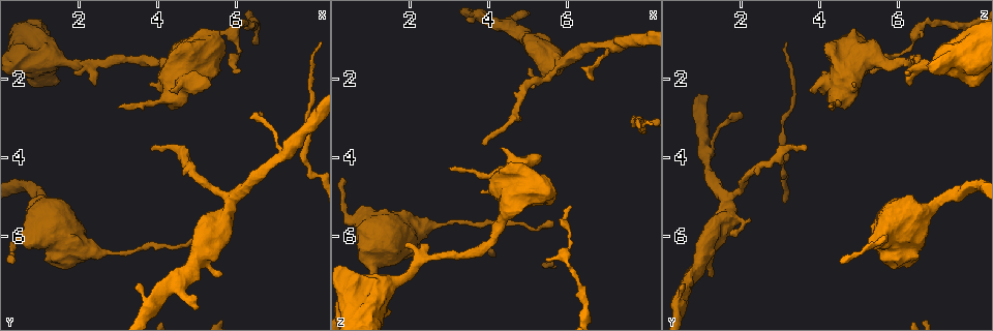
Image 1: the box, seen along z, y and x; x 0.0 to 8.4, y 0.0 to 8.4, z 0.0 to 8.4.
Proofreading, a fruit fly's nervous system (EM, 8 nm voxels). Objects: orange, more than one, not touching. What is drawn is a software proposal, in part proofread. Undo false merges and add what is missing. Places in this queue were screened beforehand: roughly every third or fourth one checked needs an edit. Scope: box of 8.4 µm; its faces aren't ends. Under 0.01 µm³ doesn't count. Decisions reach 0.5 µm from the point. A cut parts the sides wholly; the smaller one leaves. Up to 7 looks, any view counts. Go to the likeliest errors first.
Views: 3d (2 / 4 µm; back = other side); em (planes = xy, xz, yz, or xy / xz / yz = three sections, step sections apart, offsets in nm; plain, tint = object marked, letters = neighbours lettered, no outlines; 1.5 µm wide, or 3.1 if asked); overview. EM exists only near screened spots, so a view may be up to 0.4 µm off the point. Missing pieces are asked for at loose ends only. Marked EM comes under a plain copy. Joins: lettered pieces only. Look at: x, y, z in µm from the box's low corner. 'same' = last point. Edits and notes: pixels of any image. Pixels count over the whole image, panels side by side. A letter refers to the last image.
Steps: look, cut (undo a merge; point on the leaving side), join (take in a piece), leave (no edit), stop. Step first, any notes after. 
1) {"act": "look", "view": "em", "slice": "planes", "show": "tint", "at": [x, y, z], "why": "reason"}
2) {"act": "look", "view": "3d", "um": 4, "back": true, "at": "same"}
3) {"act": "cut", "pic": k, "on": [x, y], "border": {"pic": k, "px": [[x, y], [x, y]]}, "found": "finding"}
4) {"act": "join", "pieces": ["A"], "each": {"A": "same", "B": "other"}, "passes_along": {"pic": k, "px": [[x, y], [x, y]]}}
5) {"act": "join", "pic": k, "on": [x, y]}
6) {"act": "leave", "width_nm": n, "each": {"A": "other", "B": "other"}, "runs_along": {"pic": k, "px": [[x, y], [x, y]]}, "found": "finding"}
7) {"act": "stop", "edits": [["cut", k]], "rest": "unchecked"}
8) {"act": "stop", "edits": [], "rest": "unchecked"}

{"act": "look", "view": "3d", "um": 4, "at": [3.90, 3.80, 3.60], "why": "end of a long branch"}

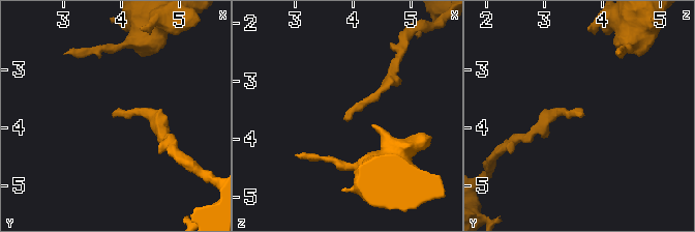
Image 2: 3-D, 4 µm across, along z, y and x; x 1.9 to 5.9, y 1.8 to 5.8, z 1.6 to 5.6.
{"act": "look", "view": "em", "slice": "xz", "step": 8, "show": "letters", "at": [3.90, 3.80, 3.65], "why": "need the tissue"}

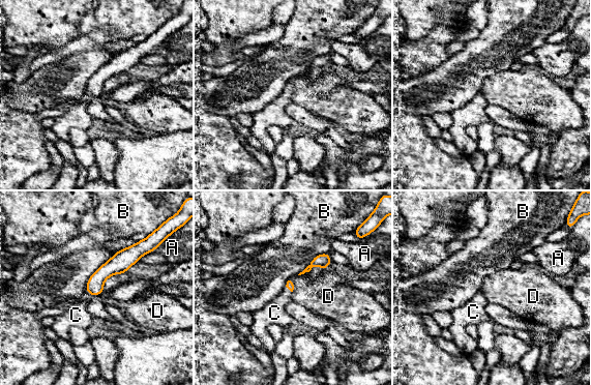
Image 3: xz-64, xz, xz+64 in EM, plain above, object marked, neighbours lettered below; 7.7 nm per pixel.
{"act": "look", "view": "em", "slice": "planes", "show": "letters", "at": "same", "why": "cut it another way"}

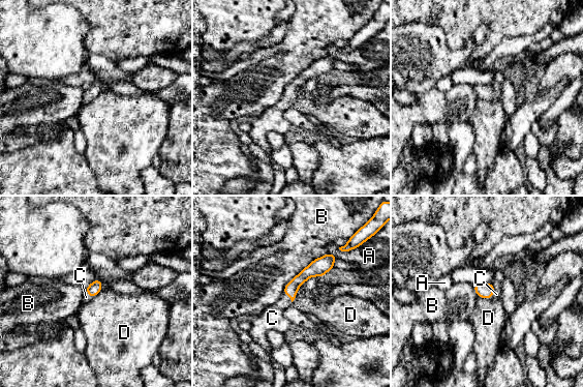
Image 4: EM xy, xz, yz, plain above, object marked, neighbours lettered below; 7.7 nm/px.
{"act": "join", "pieces": ["C"], "width_nm": 90, "each": {"A": "other", "B": "other", "C": "same", "D": "other"}, "found": "the cell continues"}

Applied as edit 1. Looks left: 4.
{"act": "look", "view": "em", "slice": "xz", "step": 8, "show": "tint", "at": [5.10, 6.50, 1.05], "why": "branch point"}

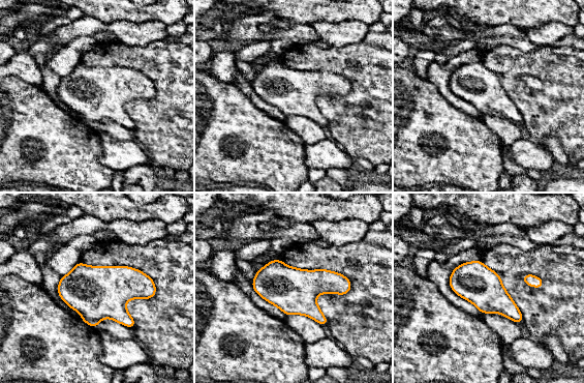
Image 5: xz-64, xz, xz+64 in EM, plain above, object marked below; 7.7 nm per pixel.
{"act": "look", "view": "em", "slice": "xz", "step": 8, "show": "letters", "at": "same"}

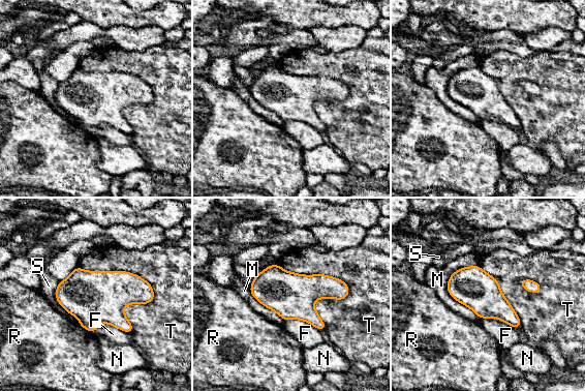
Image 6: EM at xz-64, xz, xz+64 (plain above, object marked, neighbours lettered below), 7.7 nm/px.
{"act": "leave", "longest_contact_nm": ["T", 650], "each": {"F": "other", "M": "other", "N": "other", "R": "other", "S": "other", "T": "other"}, "border": {"pic": 6, "px": [[79, 266], [131, 333]]}, "found": "continuous, no second cell"}

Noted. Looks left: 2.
{"act": "look", "view": "em", "slice": "xz", "step": 8, "show": "tint", "at": [5.45, 0.80, 4.90], "why": "an open end"}

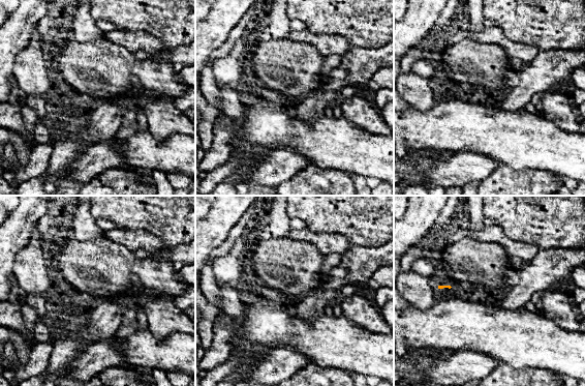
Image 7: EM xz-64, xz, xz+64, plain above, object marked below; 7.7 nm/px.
{"act": "look", "view": "em", "slice": "planes", "show": "letters", "at": "same"}

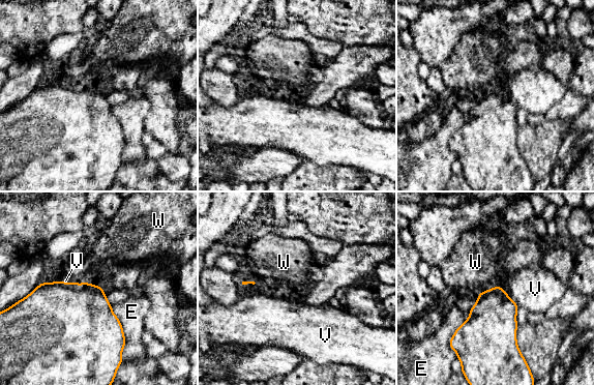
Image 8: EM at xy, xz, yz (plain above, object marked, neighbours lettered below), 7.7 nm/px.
{"act": "leave", "each": {"E": "other", "V": "other", "W": "other"}, "border": {"pic": 8, "px": [[507, 295], [518, 305]]}, "found": "none of them fits"}

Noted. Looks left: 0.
{"act": "stop", "edits": [["join", 4]], "rest": "unchecked"}

